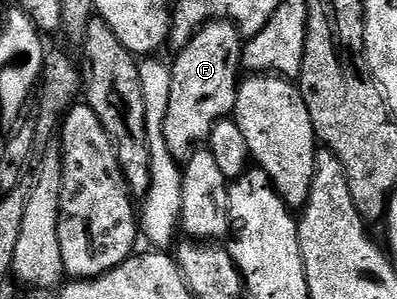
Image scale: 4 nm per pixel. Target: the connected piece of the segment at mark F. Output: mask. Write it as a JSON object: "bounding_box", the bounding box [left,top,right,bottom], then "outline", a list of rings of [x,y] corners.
{"bounding_box":[164,20,244,160],"outline":[[[219,20],[201,26],[192,36],[190,43],[177,51],[178,59],[170,66],[172,93],[168,96],[168,116],[164,116],[164,144],[168,144],[168,152],[172,152],[174,158],[179,160],[189,158],[209,139],[214,125],[233,115],[240,75],[244,70],[243,45],[244,35],[237,25],[229,20]]]}

